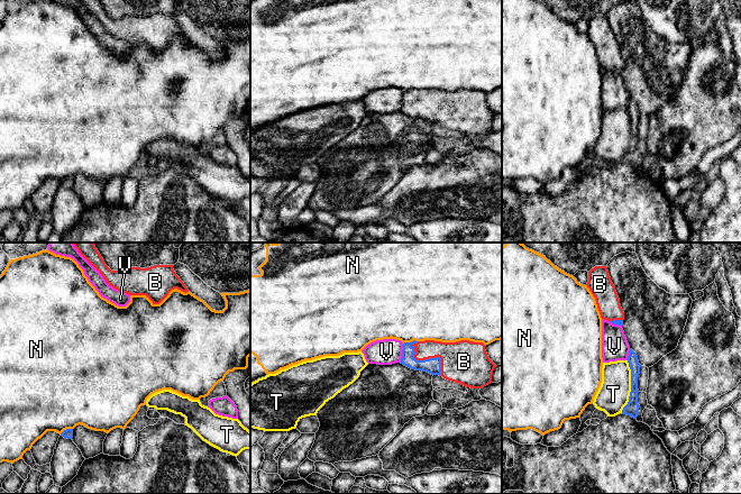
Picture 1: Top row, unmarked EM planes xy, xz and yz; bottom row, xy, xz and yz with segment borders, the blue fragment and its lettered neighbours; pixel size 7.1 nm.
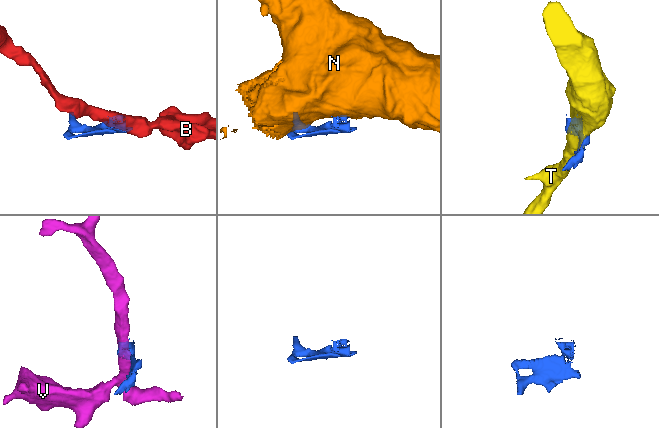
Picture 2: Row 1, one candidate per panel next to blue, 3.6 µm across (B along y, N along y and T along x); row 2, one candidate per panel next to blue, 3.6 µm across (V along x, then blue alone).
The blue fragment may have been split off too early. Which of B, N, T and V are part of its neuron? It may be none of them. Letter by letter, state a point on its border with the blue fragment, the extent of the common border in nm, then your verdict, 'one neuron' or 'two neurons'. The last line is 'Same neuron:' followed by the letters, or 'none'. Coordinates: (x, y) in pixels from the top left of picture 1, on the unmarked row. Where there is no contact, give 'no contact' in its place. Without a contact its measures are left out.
B: contact xz (429, 107); length 320 nm; one neuron
N: contact xz (411, 90); length 110 nm; two neurons
T: contact yz (631, 135); length 380 nm; two neurons
V: contact xz (402, 101); length 140 nm; two neurons
Same neuron: B

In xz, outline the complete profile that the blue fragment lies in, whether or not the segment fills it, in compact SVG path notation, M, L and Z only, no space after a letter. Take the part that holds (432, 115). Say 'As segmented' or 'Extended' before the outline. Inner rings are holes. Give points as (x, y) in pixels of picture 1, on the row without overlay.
Extended. M469 89L404 91L401 112L470 137L482 137L491 132L496 116L488 107L485 93Z

